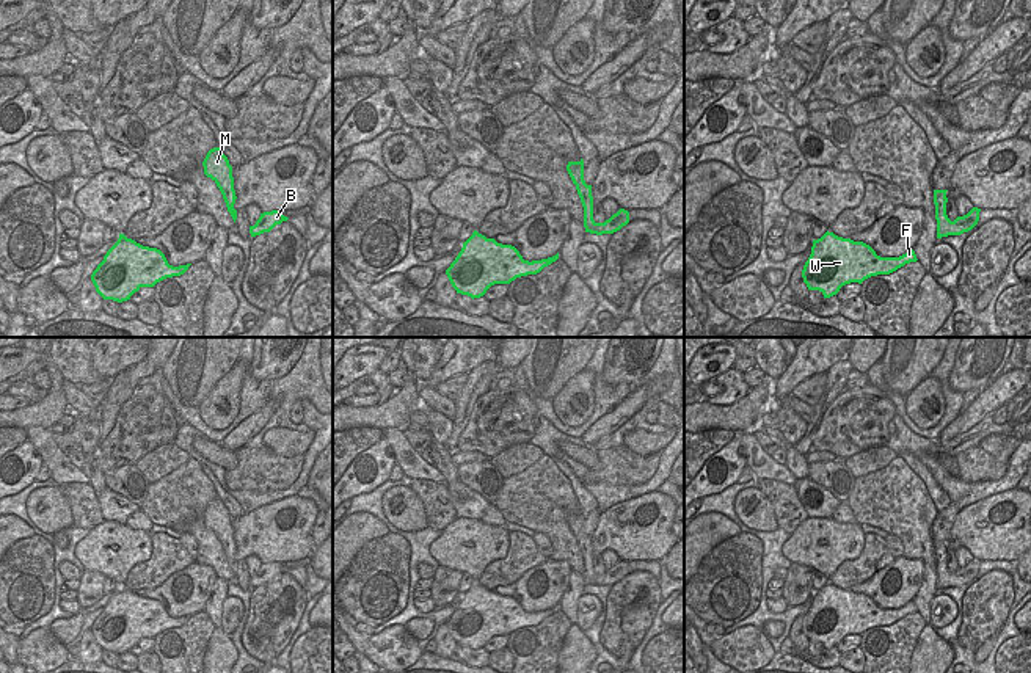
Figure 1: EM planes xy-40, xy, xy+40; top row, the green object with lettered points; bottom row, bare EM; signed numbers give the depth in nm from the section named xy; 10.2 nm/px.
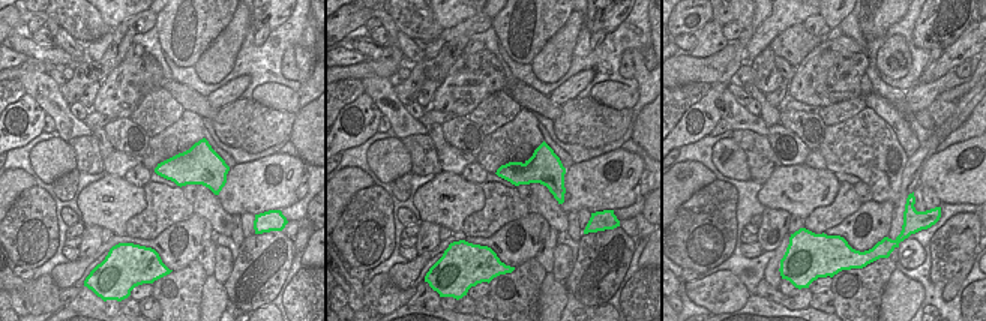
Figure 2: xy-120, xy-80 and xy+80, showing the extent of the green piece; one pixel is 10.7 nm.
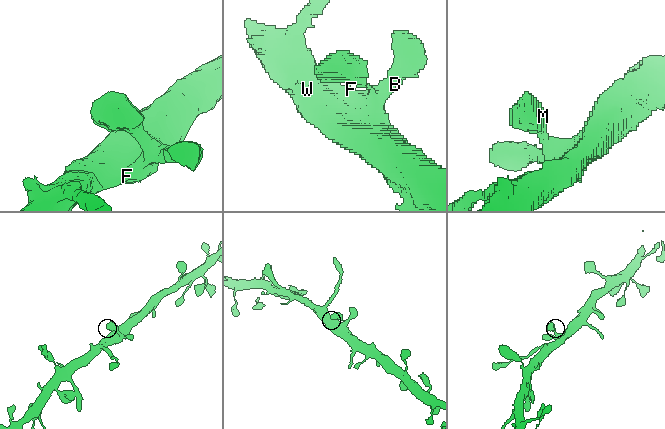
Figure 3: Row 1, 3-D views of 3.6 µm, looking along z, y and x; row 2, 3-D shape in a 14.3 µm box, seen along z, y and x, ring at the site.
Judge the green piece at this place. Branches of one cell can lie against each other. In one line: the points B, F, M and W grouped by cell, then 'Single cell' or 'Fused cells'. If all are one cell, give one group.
Groups: B F M W. Single cell

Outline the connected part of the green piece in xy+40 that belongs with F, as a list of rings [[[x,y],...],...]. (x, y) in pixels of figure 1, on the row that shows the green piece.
[[[827,231],[821,238],[813,240],[802,278],[808,290],[819,290],[824,298],[830,298],[846,284],[862,284],[871,276],[890,275],[916,260],[913,249],[899,257],[880,257],[869,245]]]

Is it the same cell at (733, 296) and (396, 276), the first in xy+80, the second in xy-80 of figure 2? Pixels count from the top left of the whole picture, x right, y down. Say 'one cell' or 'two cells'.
two cells

